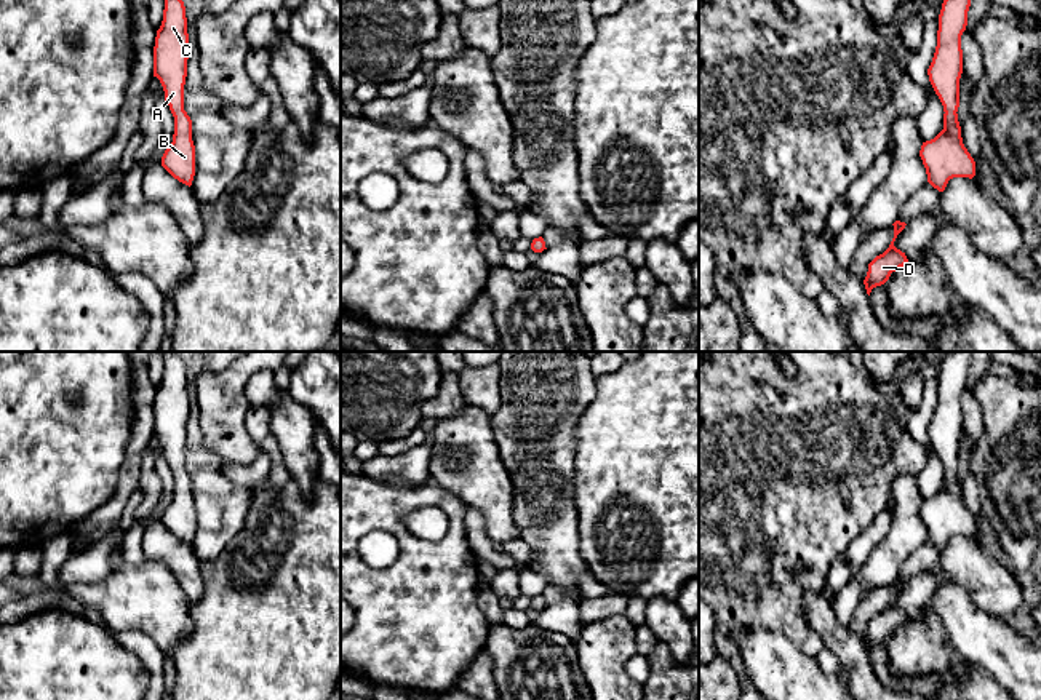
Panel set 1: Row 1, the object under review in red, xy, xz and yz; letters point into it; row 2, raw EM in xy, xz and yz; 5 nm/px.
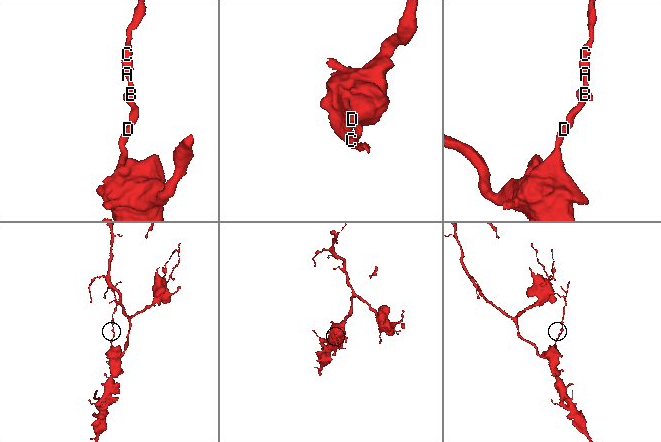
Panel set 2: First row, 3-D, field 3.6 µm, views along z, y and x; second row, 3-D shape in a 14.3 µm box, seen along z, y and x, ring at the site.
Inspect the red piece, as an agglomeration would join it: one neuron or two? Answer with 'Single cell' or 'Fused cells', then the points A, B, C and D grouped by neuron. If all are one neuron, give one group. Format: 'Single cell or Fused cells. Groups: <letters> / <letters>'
Single cell. Groups: A B C D

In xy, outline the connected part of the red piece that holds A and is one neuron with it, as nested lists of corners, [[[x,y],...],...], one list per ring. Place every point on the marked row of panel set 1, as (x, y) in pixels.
[[[165,0],[163,21],[154,46],[154,77],[160,80],[165,101],[174,117],[174,134],[162,157],[162,166],[190,187],[195,176],[195,145],[192,120],[184,110],[187,59],[189,34],[184,2]]]

